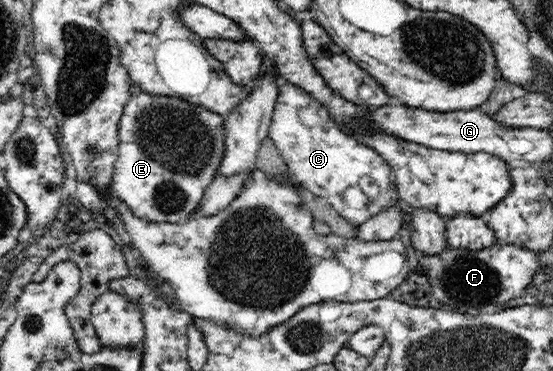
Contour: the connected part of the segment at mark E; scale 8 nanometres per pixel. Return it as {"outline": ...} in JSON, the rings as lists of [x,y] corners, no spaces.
{"outline":[[[132,84],[118,122],[118,160],[113,174],[113,193],[143,219],[178,224],[197,217],[205,202],[205,192],[220,173],[225,160],[224,122],[223,114],[202,104],[156,95]]]}

